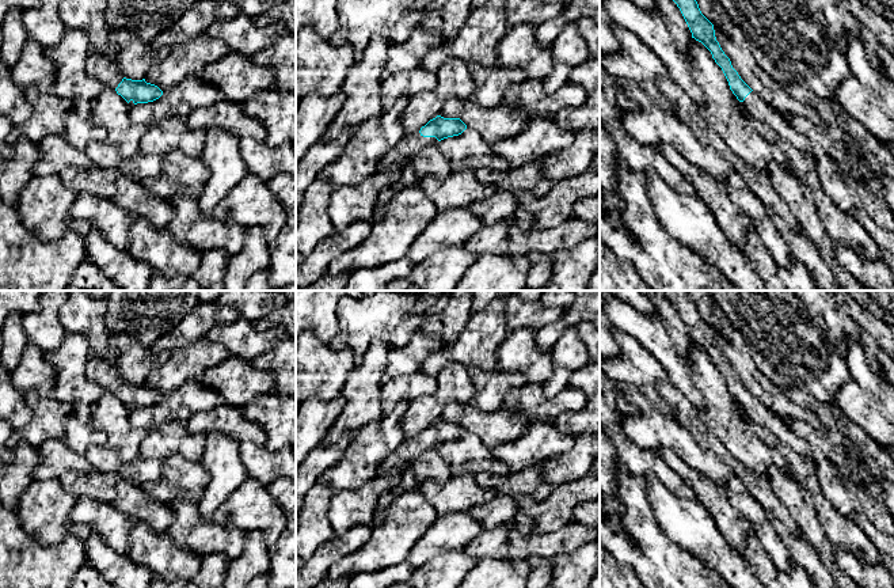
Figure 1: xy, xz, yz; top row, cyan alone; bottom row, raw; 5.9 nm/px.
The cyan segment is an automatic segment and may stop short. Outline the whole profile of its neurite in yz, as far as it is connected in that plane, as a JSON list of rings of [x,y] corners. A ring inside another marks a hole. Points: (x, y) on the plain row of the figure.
[[[666,291],[669,300],[680,312],[692,342],[701,346],[712,359],[715,367],[722,372],[730,394],[745,410],[747,417],[764,426],[773,436],[810,459],[810,449],[804,440],[799,439],[787,424],[771,411],[757,397],[754,397],[733,372],[730,363],[722,354],[715,341],[714,329],[701,318],[699,308],[686,291]]]

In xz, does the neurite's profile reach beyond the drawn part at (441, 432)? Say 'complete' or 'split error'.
split error

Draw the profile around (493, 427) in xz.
[[[452,402],[445,406],[440,418],[444,422],[460,422],[468,433],[478,436],[483,444],[495,448],[524,436],[528,421],[521,410],[480,410],[472,402]]]

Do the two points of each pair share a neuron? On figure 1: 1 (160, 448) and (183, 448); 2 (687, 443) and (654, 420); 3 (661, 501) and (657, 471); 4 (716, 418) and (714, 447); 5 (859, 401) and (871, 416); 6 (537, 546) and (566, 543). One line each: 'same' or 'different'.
1: same
2: same
3: different
4: different
5: same
6: same

